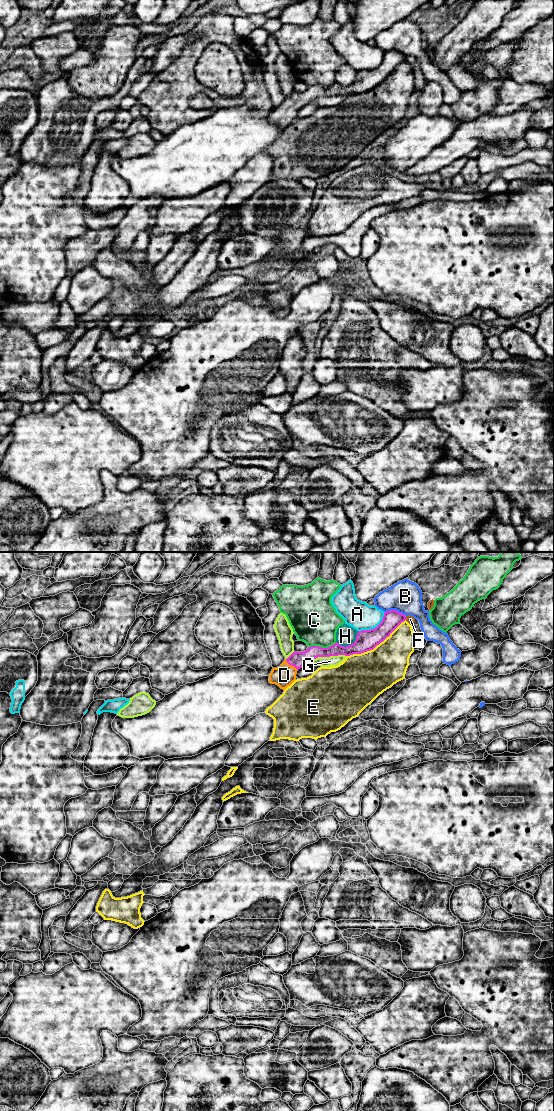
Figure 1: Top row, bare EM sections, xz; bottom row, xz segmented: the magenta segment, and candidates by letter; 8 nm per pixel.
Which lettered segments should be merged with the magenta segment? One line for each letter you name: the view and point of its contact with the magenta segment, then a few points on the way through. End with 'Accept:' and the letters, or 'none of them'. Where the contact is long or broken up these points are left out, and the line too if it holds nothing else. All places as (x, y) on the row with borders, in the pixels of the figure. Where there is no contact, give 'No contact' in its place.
D: Touches magenta at xz (291, 665). Path across: xz (297, 659), (291, 665), (284, 675)
Accept: D

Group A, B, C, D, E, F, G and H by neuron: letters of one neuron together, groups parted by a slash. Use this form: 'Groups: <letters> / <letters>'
Groups: A / B / C / D / E / F / G / H

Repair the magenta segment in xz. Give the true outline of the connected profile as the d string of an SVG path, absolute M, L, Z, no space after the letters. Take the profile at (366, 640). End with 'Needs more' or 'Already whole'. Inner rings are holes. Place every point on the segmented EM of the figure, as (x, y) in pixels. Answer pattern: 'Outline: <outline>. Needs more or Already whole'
Outline: M390 610L384 613L381 623L376 628L358 631L355 642L349 646L344 647L336 642L328 648L312 646L304 652L294 651L279 667L272 669L269 683L285 690L296 680L297 671L318 657L350 656L373 650L405 620L406 615Z. Needs more

